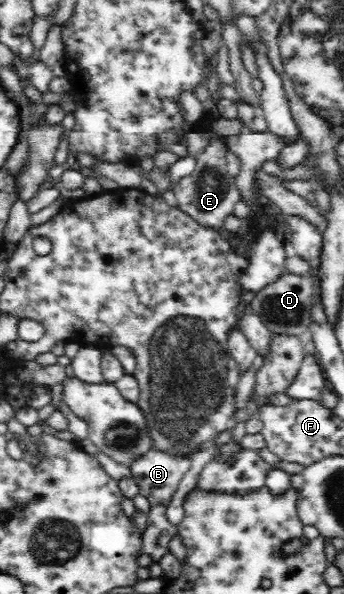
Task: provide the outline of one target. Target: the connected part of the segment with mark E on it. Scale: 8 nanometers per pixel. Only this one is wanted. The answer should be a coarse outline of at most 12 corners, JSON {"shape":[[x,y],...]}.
{"shape":[[221,136],[172,187],[177,208],[221,229],[240,198]]}

